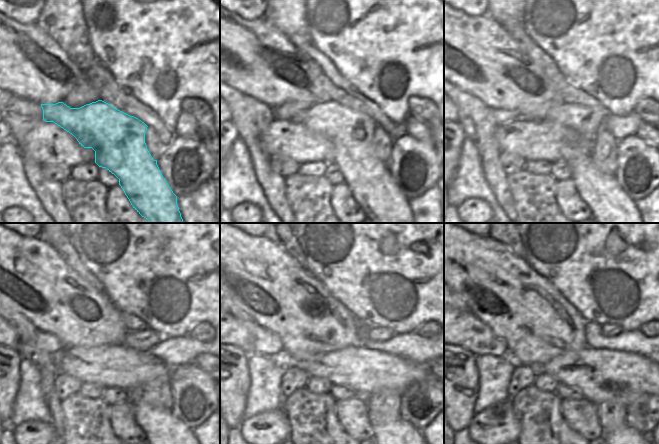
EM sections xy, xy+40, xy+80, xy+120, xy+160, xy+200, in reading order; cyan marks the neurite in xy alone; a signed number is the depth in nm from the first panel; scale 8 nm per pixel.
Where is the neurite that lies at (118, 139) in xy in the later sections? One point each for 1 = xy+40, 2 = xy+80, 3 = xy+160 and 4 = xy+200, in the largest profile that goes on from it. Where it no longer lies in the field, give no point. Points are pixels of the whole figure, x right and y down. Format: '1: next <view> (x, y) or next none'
1: next xy+40 (350, 132)
2: next xy+80 (602, 193)
3: next xy+160 (399, 426)
4: next xy+200 (624, 426)

